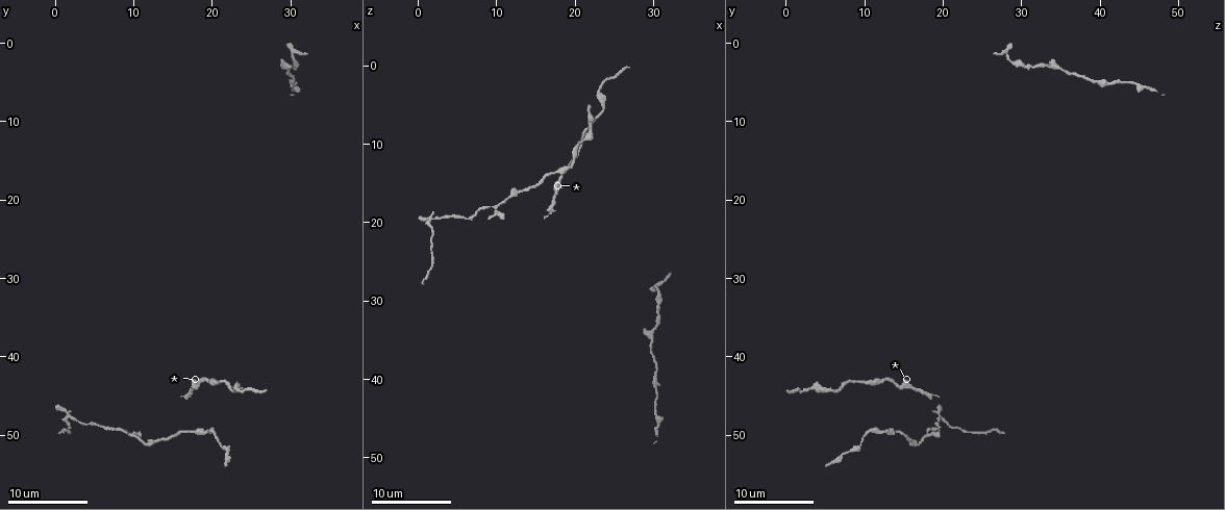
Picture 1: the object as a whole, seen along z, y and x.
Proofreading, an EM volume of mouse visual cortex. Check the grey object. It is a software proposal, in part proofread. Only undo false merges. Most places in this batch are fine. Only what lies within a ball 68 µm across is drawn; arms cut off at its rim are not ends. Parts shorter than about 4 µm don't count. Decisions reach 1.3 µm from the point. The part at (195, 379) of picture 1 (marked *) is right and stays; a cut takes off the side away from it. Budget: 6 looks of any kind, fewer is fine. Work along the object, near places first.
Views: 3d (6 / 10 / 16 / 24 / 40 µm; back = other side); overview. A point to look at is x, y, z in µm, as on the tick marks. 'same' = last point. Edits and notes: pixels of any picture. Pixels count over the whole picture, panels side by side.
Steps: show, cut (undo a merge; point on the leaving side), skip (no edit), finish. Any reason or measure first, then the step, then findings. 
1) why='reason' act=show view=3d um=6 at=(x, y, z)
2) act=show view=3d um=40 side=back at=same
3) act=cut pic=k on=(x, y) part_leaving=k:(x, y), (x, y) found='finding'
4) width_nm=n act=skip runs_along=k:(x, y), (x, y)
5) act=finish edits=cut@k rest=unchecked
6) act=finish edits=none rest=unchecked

act=show view=3d um=16 at=(17.8, 49.6, 13.4)

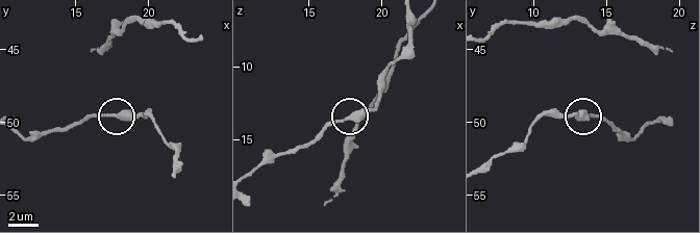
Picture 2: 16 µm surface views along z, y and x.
side_arm_um=12 act=skip found='one cell here'

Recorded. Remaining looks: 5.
why='calibre changes' act=show view=3d um=10 at=(13.2, 50.6, 15.8)

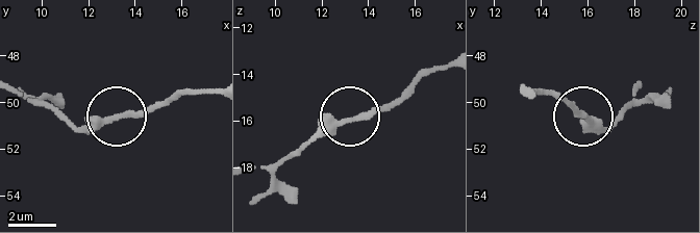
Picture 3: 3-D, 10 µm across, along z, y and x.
act=skip found='one cell here'

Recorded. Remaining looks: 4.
why='side arm on a straight run' act=show view=3d um=6 at=(9.0, 49.4, 18.2)

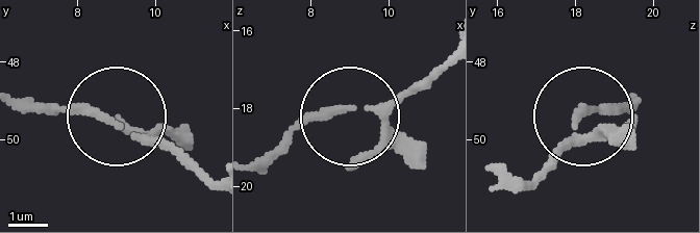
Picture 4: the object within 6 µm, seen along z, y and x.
act=skip found='one cell here'

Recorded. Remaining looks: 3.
act=finish edits=none rest=unchecked

